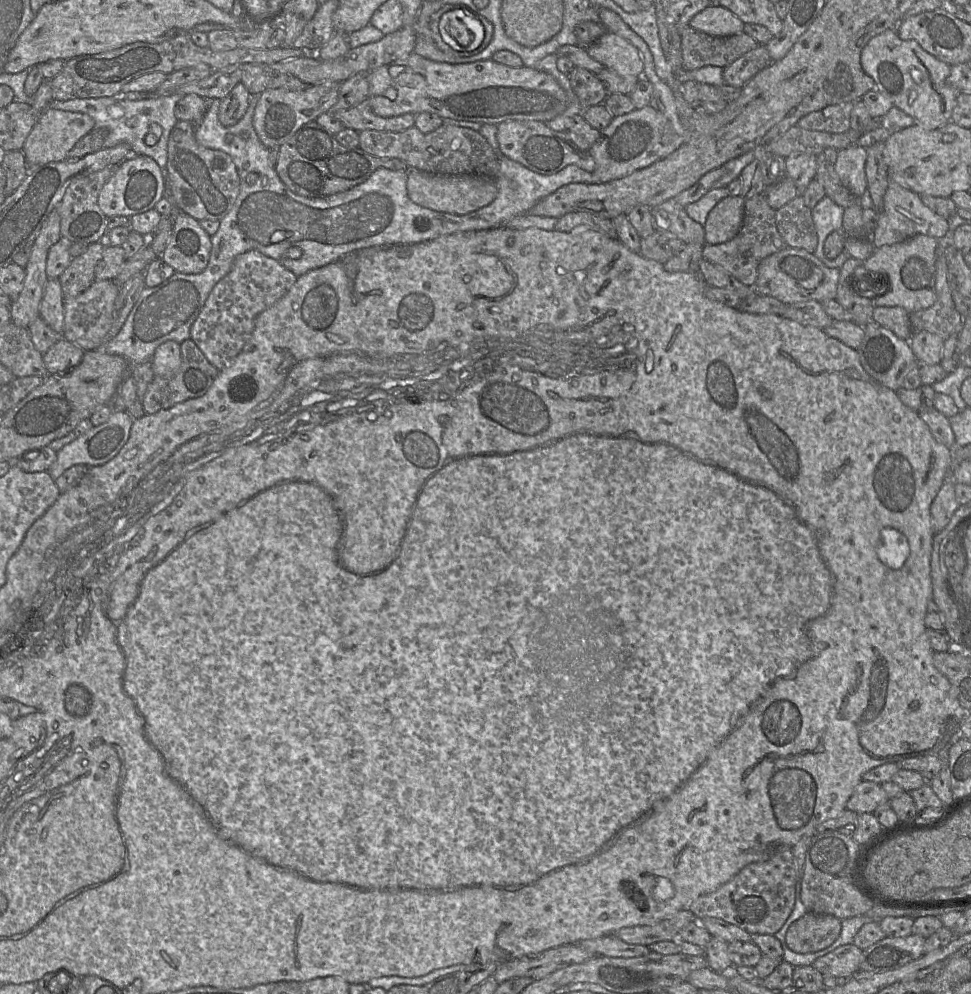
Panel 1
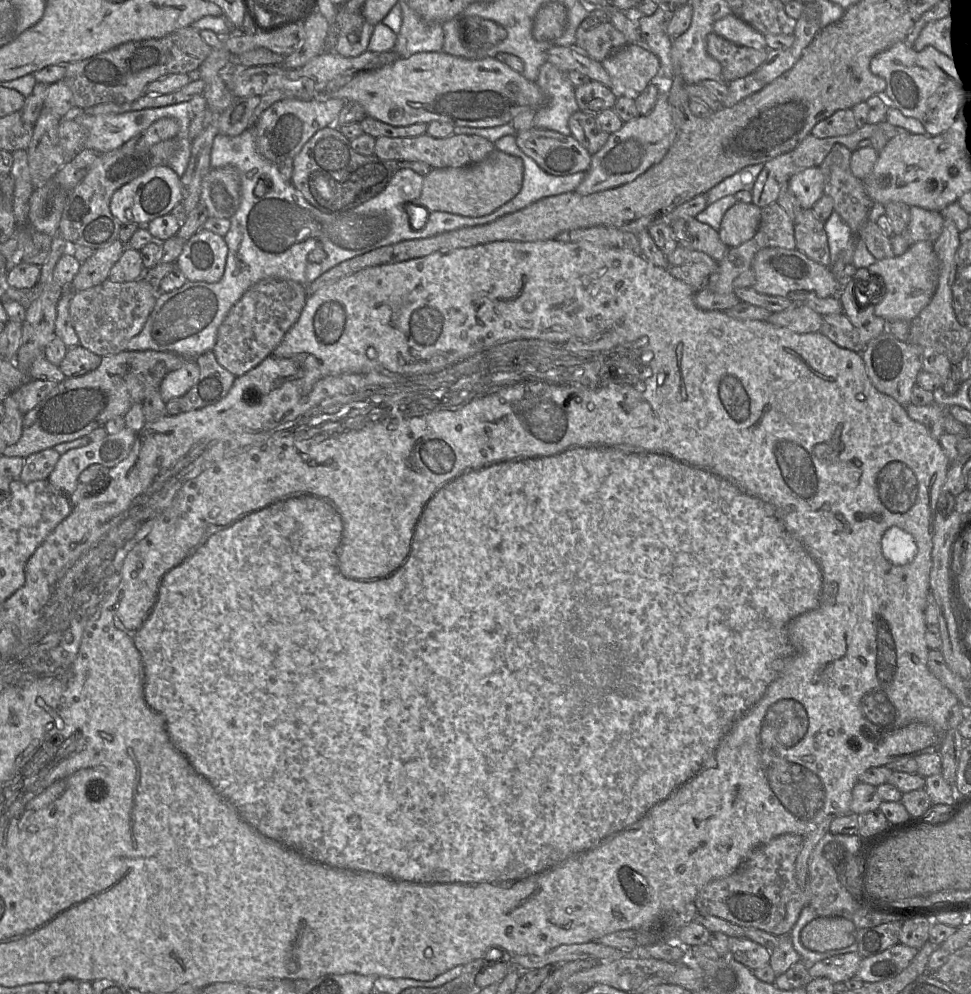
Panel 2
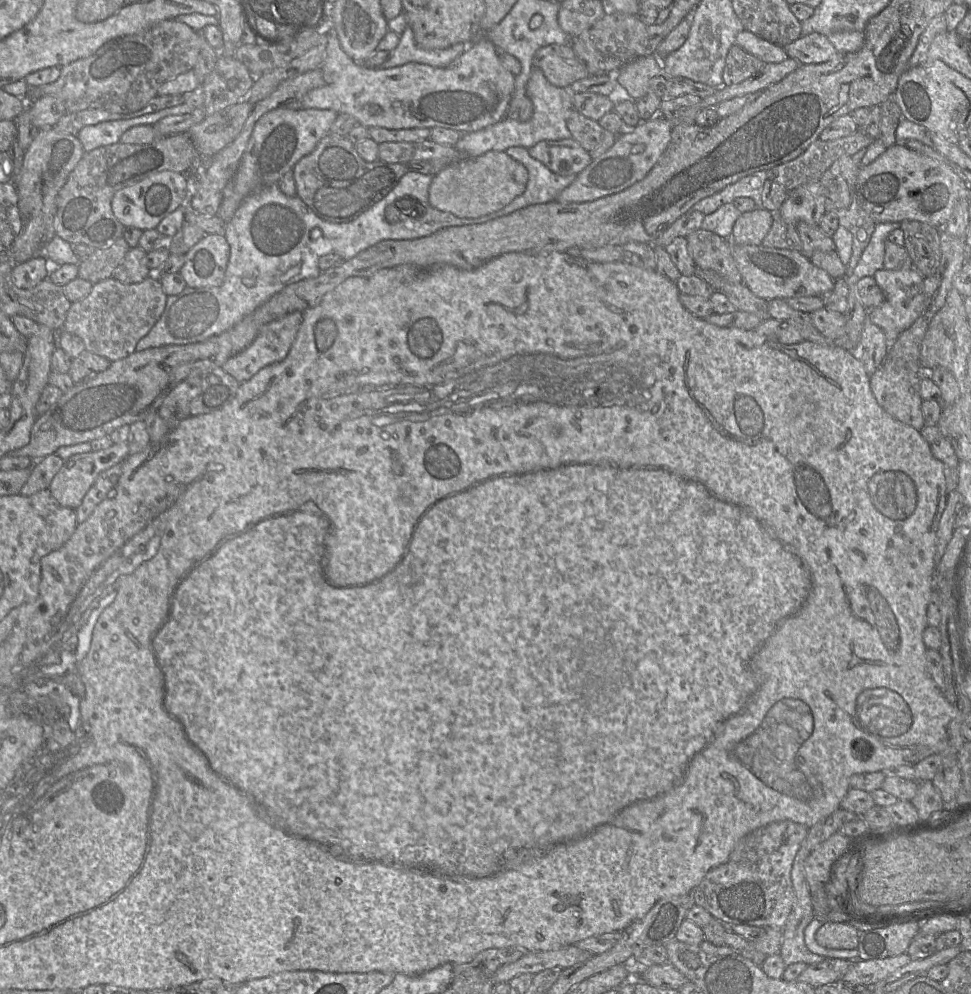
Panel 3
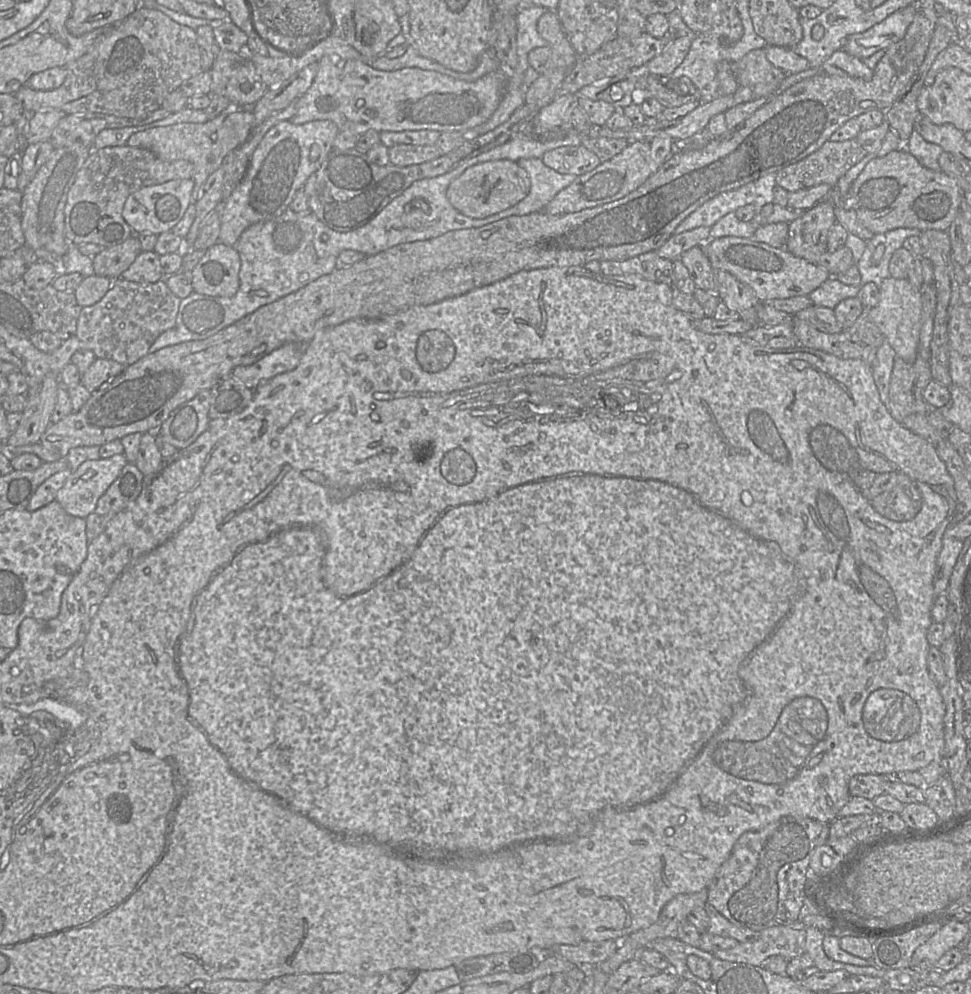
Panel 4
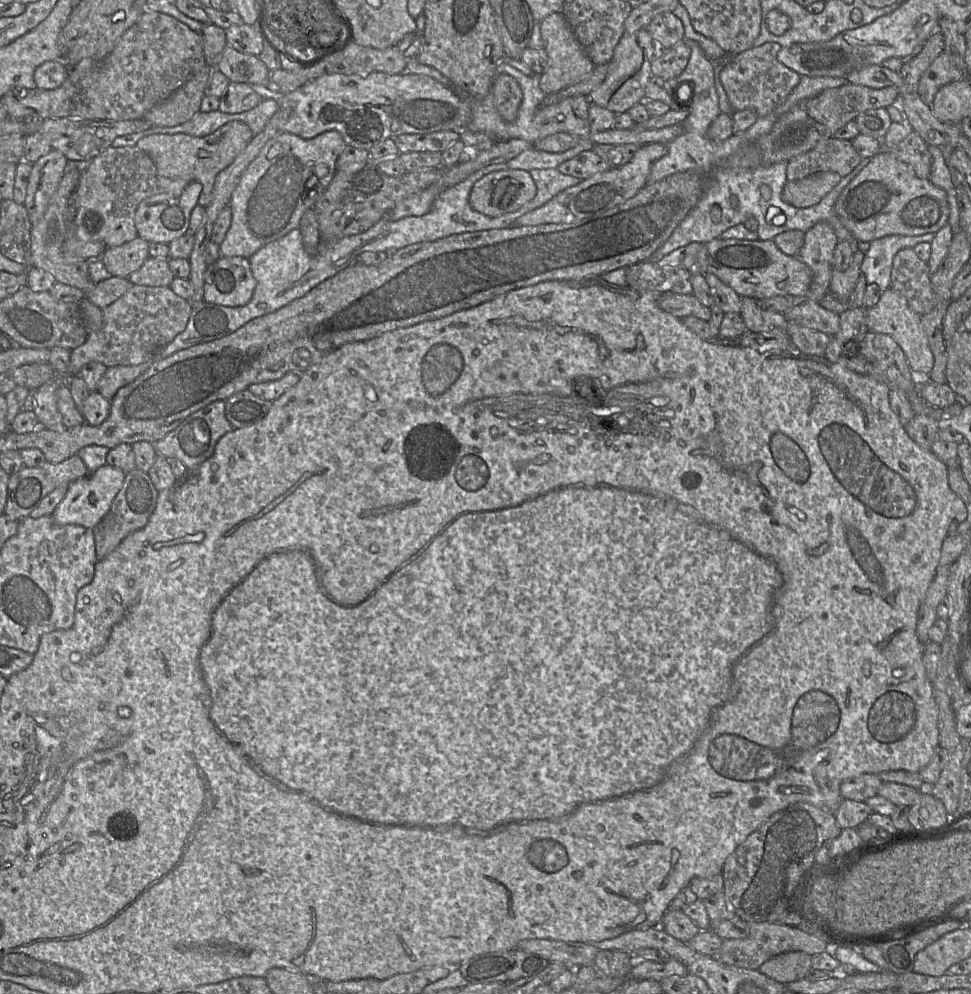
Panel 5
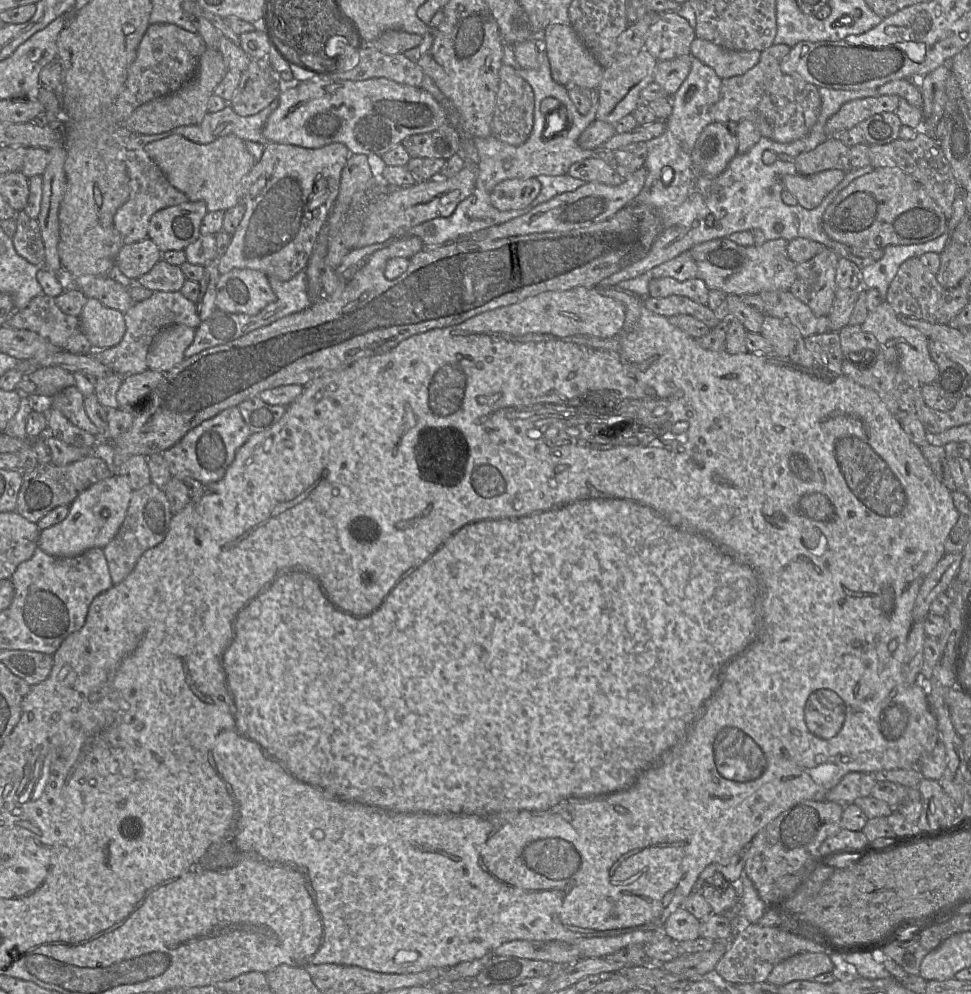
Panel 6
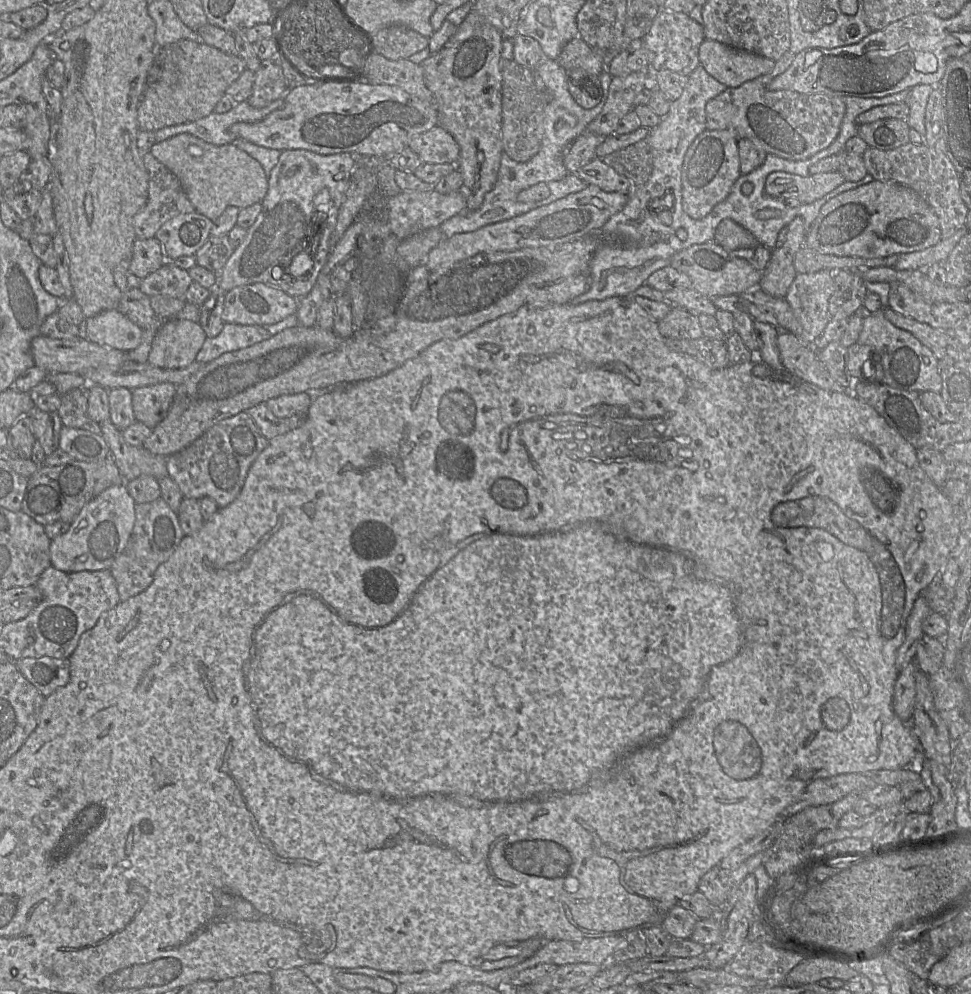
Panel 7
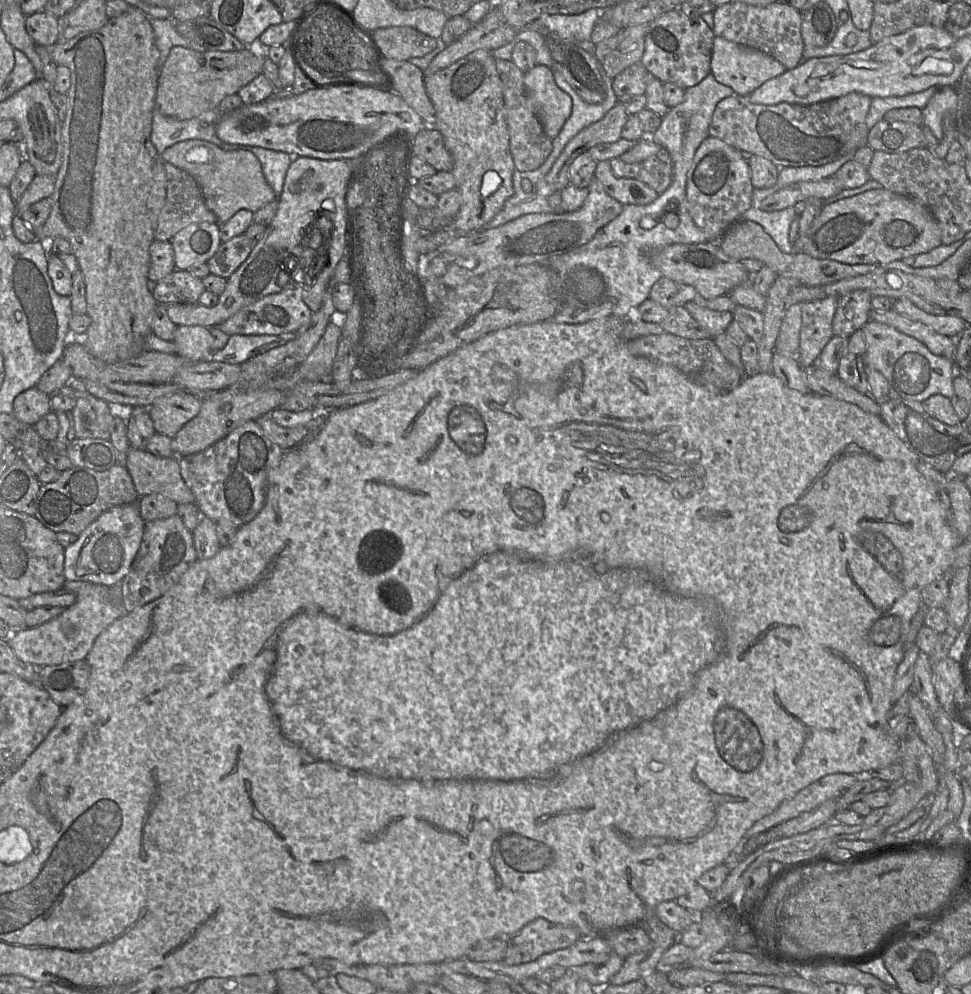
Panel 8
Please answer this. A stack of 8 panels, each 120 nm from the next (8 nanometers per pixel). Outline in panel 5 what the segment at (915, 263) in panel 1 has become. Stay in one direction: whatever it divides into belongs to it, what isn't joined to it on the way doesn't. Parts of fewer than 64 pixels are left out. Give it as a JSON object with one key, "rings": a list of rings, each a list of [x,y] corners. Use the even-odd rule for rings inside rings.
{"rings":[[[889,287],[882,292],[878,303],[866,310],[868,329],[891,336],[903,350],[910,369],[917,377],[928,377],[934,365],[934,356],[922,324],[922,316],[909,307],[906,298]]]}

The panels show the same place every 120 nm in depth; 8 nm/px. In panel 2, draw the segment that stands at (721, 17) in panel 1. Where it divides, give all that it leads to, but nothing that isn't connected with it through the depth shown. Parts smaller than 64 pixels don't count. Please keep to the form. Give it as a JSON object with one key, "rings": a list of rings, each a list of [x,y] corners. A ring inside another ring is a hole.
{"rings":[[[729,14],[716,21],[713,25],[713,33],[739,46],[759,50],[768,49],[764,35],[754,30],[734,14]]]}

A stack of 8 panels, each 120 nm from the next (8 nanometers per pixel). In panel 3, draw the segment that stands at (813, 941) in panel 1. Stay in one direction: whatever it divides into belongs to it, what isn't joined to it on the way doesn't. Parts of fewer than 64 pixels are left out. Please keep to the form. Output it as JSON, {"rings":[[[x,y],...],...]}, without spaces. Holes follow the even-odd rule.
{"rings":[[[826,921],[816,931],[815,940],[827,949],[857,949],[859,931],[848,923]]]}

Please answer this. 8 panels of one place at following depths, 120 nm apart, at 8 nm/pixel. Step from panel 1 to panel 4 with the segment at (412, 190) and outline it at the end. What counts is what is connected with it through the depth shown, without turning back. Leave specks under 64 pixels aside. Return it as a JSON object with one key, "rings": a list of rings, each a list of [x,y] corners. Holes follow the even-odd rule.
{"rings":[[[502,159],[481,162],[468,167],[447,189],[451,205],[470,218],[484,218],[508,209],[529,193],[531,181],[525,169],[515,161]]]}

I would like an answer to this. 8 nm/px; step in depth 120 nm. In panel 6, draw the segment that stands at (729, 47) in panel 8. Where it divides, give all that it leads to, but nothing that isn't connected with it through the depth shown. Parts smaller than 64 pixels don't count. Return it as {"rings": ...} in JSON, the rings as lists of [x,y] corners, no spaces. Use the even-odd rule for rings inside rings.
{"rings":[[[695,38],[690,46],[690,55],[712,68],[721,79],[740,76],[760,60],[761,51],[728,50],[710,41]]]}

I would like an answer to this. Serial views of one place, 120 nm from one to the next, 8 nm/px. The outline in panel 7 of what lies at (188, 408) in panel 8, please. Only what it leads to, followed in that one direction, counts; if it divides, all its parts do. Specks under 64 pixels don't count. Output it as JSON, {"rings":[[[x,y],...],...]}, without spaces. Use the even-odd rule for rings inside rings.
{"rings":[[[164,382],[132,390],[132,406],[136,420],[152,430],[167,415],[176,387],[172,383]]]}

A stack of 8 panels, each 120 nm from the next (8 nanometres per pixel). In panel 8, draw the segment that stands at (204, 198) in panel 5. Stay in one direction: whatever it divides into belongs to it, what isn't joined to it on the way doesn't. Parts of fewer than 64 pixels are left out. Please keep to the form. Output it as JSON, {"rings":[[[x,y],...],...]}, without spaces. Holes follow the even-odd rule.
{"rings":[[[191,139],[178,142],[161,155],[167,163],[191,175],[201,188],[207,207],[216,215],[218,224],[223,224],[241,209],[256,212],[267,203],[277,199],[268,184],[259,159],[245,150],[224,150],[205,140]]]}

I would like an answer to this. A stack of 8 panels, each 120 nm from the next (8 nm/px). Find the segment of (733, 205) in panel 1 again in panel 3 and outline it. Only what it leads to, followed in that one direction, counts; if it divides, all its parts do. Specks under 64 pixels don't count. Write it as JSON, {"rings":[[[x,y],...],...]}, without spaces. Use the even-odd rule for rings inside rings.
{"rings":[[[765,208],[741,213],[736,220],[730,239],[737,245],[761,245],[773,223],[773,213]]]}

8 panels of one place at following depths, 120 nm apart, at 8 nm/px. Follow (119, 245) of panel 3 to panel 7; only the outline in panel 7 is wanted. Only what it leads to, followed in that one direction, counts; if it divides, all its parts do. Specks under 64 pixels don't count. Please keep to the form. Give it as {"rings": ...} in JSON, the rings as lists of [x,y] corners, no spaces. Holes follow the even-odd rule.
{"rings":[[[156,238],[136,239],[133,244],[133,256],[130,272],[143,280],[149,274],[160,269],[168,261],[161,242]]]}

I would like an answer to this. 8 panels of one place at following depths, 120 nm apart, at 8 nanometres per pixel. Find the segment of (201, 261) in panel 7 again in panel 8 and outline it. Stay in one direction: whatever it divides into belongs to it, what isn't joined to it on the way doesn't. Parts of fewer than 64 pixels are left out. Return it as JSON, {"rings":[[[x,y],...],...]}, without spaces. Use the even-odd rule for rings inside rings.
{"rings":[[[245,234],[222,242],[217,252],[207,262],[210,273],[228,279],[248,258],[256,242]]]}

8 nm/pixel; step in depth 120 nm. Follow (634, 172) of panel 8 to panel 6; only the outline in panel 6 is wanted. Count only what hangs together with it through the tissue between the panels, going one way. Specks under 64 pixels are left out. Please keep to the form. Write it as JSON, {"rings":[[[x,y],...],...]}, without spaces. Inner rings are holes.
{"rings":[[[645,142],[632,143],[619,149],[600,151],[598,157],[625,179],[636,170],[644,167],[647,146]]]}

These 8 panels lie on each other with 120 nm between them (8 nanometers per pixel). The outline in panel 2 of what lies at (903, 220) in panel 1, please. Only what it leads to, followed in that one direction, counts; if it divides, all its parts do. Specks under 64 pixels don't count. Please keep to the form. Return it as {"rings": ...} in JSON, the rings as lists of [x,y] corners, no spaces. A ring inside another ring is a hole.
{"rings":[[[909,207],[910,222],[907,229],[898,235],[890,237],[895,256],[902,255],[907,249],[919,241],[934,243],[942,233],[944,218],[937,211],[921,207]]]}

